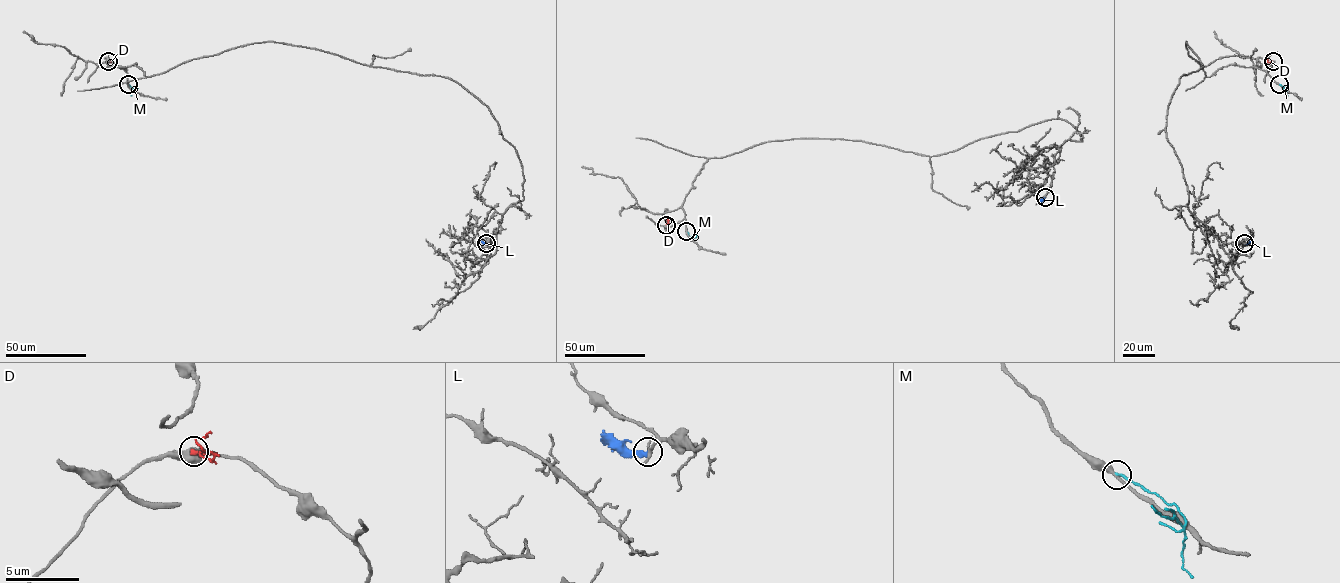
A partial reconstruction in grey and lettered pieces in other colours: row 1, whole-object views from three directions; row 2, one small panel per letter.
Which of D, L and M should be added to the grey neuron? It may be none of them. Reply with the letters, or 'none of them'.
none of them

